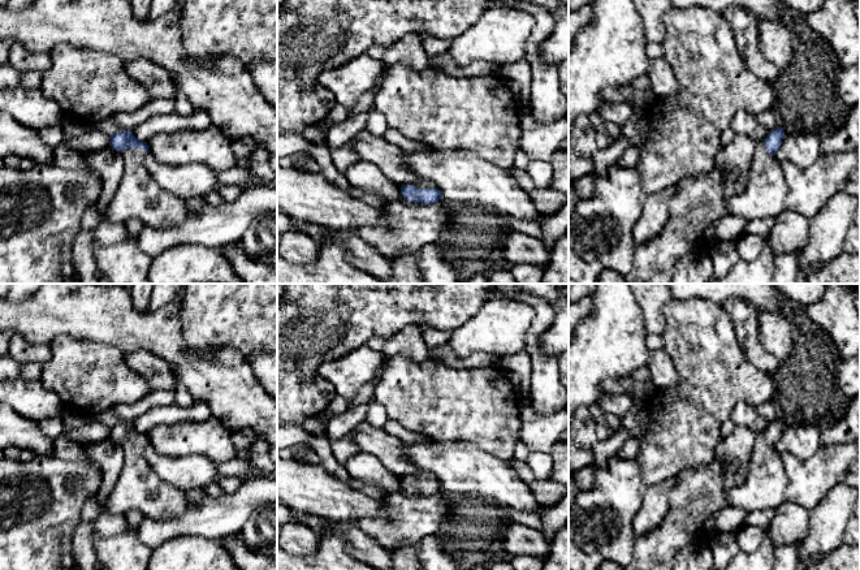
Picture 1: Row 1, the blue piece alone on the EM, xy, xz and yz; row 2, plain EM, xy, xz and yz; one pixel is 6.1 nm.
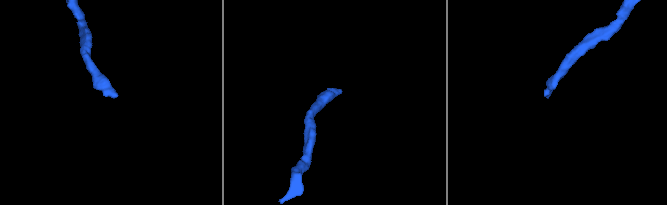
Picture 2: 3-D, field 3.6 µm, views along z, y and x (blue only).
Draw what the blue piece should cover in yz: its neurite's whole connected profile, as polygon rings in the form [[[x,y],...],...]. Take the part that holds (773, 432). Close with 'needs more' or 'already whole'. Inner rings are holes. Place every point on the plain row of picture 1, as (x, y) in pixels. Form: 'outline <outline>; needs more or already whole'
outline [[[775,418],[762,433],[757,433],[747,479],[727,493],[730,506],[752,513],[777,510],[786,501],[788,476],[774,448],[783,428],[783,420]]]; needs more

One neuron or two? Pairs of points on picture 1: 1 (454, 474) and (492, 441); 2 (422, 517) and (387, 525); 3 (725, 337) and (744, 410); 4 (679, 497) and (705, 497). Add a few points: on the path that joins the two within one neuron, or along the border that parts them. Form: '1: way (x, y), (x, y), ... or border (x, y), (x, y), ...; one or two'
1: border (452, 441), (465, 441), (476, 445), (505, 461); two
2: way (413, 517), (396, 525); one
3: border (755, 406), (747, 402), (738, 402), (729, 417); two
4: way (686, 497), (699, 497); one

